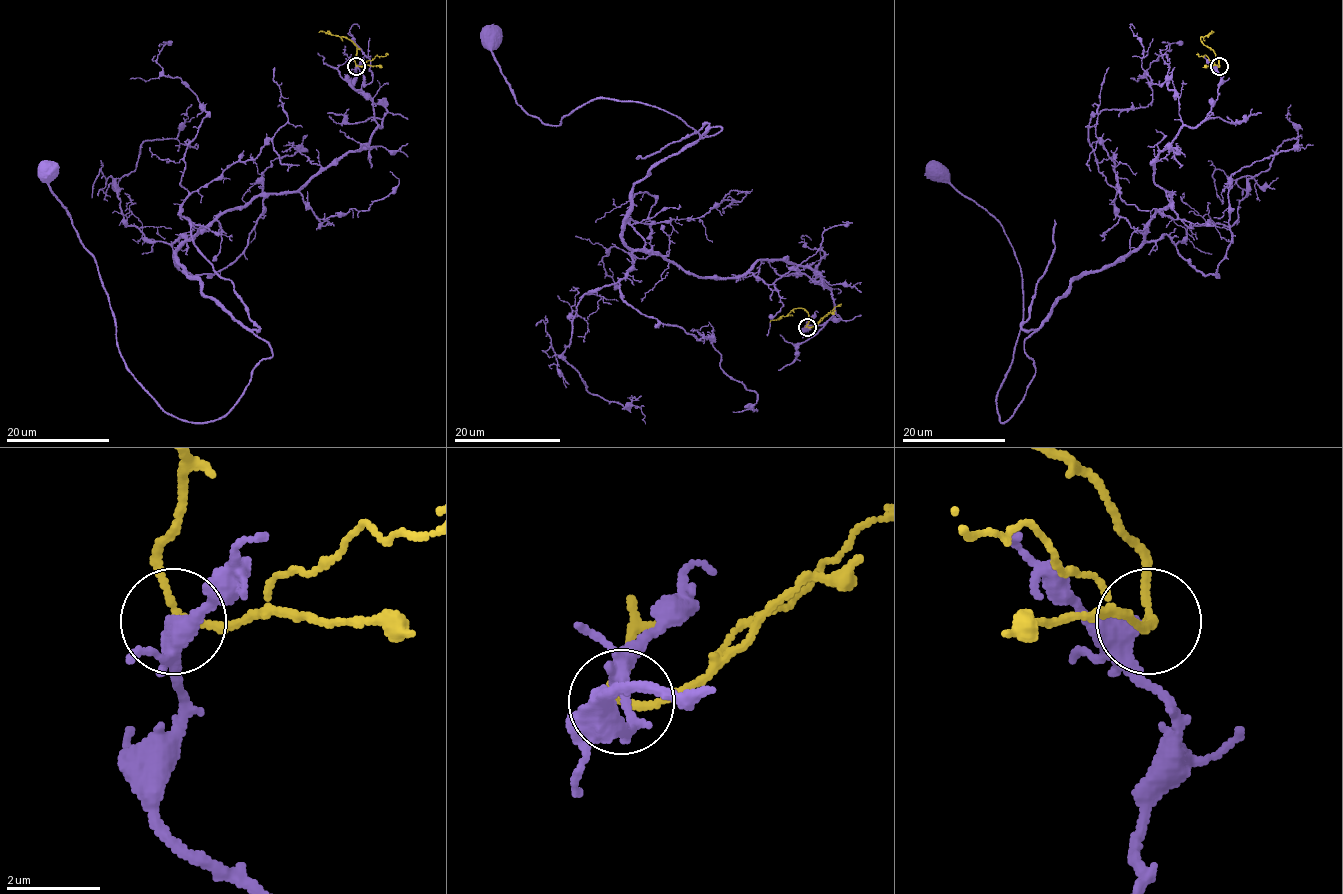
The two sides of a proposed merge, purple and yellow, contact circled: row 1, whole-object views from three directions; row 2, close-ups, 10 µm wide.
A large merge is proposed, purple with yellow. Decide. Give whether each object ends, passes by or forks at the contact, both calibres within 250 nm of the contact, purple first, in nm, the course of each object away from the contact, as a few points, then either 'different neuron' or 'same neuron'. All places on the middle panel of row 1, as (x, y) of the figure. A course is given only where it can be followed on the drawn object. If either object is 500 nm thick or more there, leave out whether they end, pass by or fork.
purple forks; yellow passes by; calibres 280 and 130 nm; course purple (808, 326), (838, 318), (810, 268), (698, 278), (622, 238), (720, 127), (543, 124), (490, 40); course yellow (808, 327), (808, 314), (802, 308), (793, 308), (785, 316), (769, 322); same neuron

